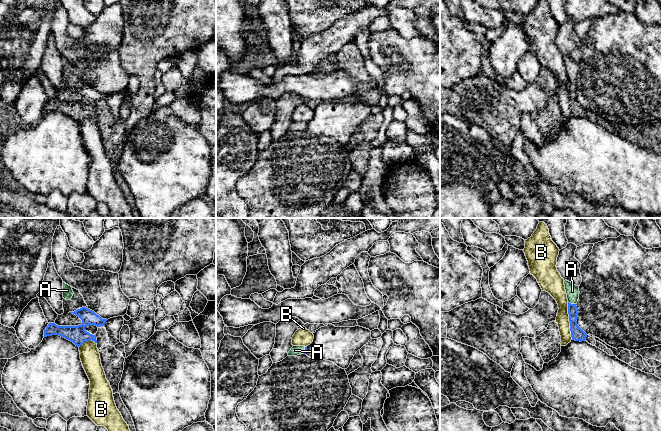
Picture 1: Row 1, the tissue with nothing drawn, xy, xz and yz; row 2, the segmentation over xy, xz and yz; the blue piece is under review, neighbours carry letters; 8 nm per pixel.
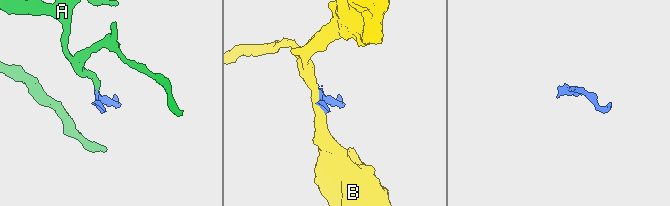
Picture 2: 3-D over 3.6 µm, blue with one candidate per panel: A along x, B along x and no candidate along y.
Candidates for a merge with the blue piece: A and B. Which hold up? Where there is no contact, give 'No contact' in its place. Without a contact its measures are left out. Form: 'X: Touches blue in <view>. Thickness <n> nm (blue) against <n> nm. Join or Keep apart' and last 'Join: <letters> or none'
A: Touches blue in yz. Thickness 110 nm (blue) against 110 nm. Join
B: Touches blue in yz. Thickness 110 nm (blue) against 120 nm. Keep apart
Join: A

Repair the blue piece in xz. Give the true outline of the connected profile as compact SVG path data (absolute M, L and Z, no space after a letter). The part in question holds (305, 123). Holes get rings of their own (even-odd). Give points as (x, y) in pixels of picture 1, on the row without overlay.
M293 122L288 129L288 132L297 132L301 130L306 130L307 123L305 122Z

